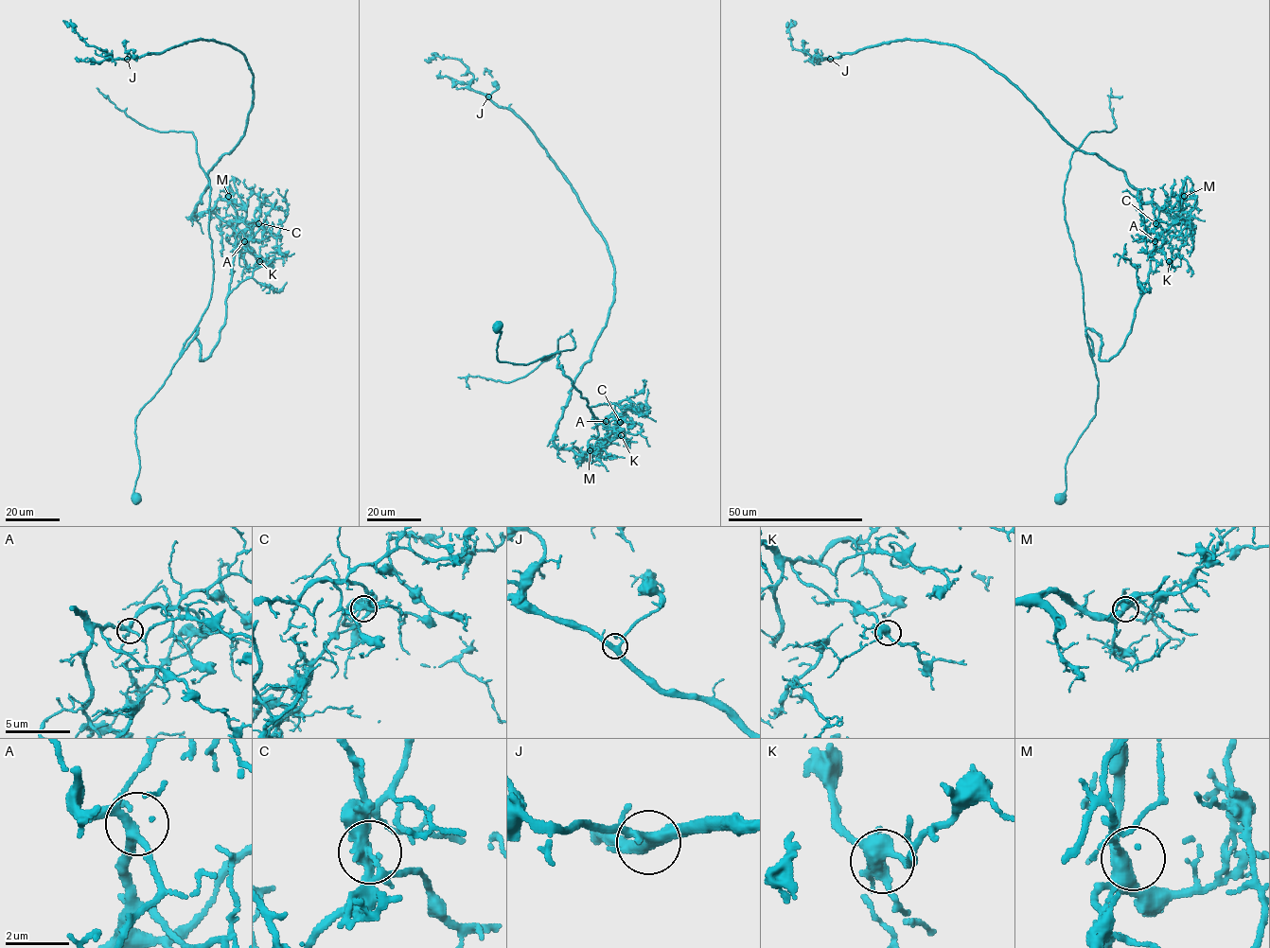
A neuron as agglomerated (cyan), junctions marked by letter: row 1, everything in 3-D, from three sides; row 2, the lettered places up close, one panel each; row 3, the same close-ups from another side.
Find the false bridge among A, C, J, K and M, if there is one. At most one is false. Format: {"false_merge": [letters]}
{"false_merge": ["C"]}

